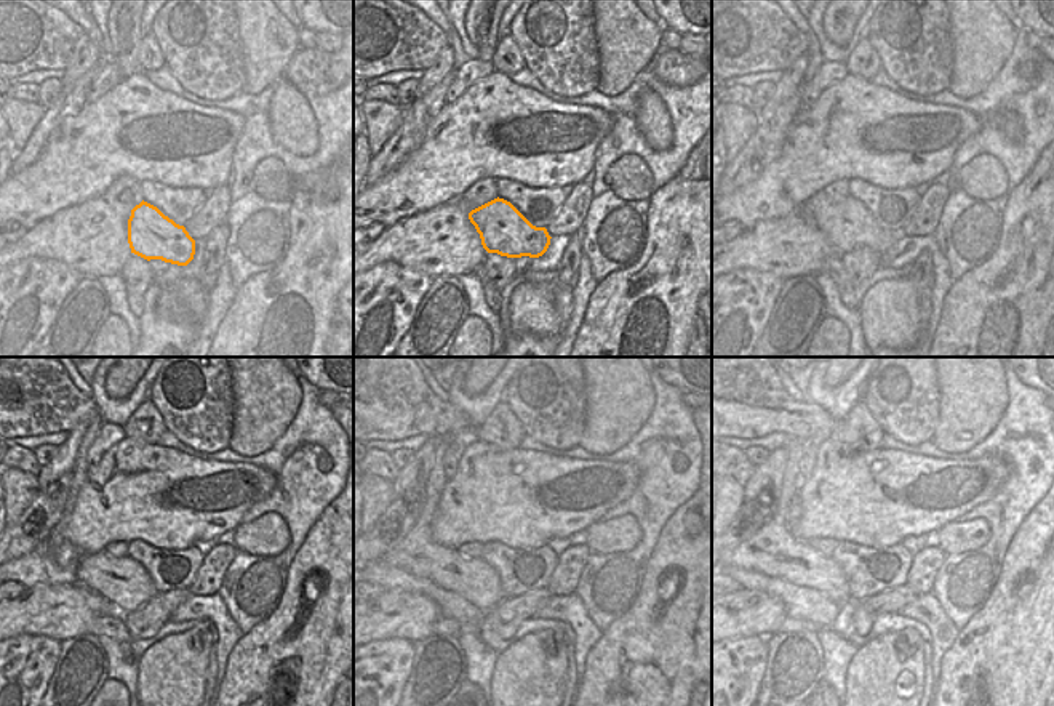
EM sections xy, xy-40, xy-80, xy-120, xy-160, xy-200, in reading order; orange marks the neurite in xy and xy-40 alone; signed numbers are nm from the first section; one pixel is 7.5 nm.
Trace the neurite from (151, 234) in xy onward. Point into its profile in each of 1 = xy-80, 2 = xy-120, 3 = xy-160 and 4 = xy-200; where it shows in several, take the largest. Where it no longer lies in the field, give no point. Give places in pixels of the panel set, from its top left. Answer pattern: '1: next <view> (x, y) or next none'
1: next xy-80 (848, 224)
2: next xy-120 (125, 583)
3: next xy-160 (418, 553)
4: next xy-200 (773, 551)

